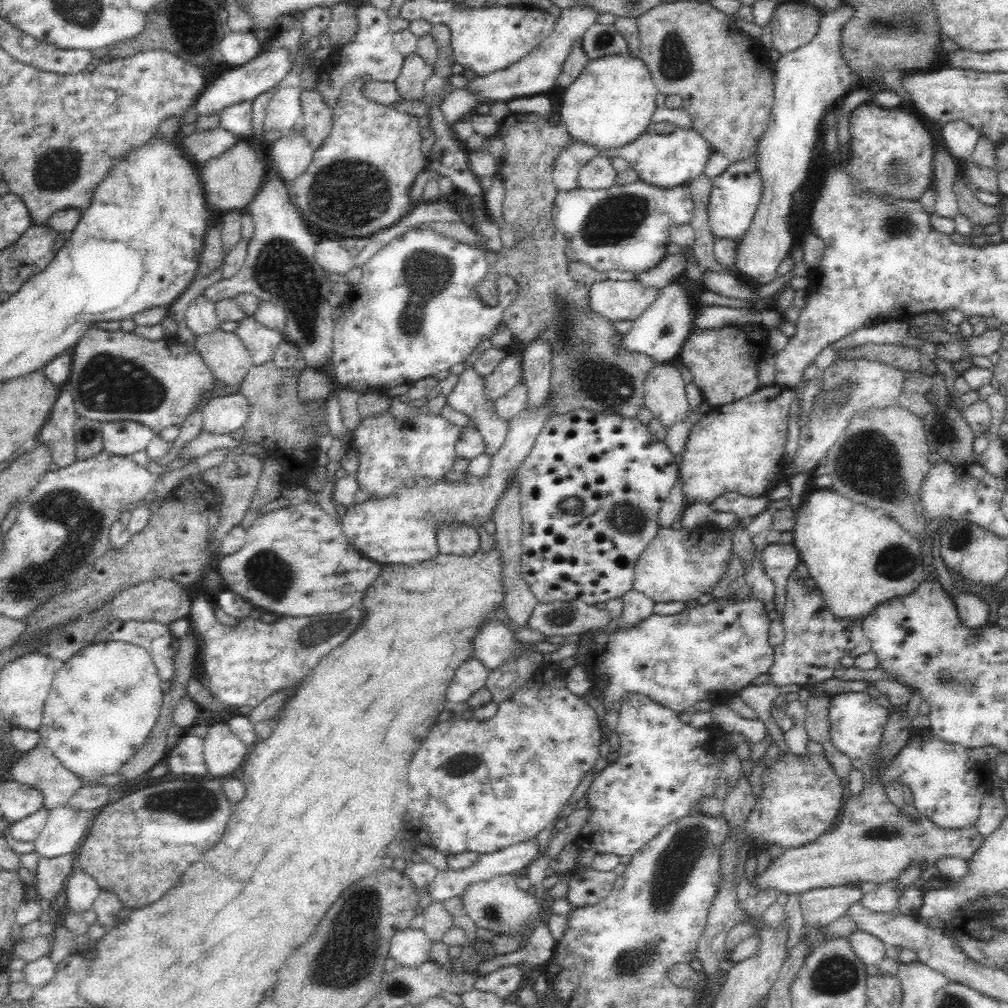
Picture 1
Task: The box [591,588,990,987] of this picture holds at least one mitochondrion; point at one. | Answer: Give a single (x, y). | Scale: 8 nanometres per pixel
(673, 868)

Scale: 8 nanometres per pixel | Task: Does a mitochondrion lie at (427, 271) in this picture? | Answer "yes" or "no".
yes

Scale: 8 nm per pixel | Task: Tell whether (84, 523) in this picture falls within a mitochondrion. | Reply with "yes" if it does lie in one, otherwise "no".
yes

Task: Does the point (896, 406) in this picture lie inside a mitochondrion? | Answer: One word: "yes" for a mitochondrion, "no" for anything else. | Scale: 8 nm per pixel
no

